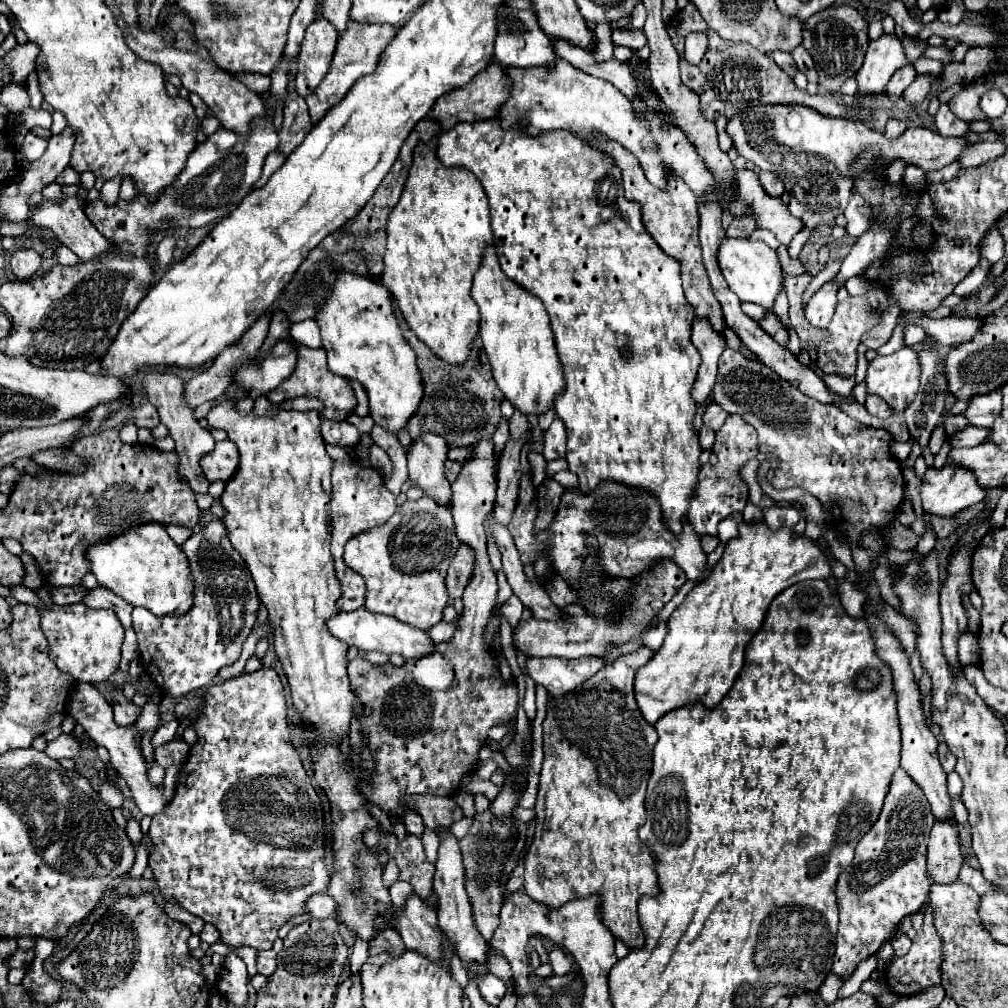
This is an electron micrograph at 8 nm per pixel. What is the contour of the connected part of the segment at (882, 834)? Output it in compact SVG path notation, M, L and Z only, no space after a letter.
M899 768L893 776L879 820L859 840L853 862L837 880L839 932L833 958L835 974L851 974L861 960L873 956L883 942L889 942L895 936L899 922L905 916L919 912L927 902L929 876L925 858L933 824L935 818L931 816L931 806L921 788Z

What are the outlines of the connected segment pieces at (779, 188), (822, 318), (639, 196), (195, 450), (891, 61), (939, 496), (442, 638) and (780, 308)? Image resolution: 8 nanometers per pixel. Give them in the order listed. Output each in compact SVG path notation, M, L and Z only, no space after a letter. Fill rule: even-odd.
M761 172L759 174L759 182L763 186L763 190L771 196L783 196L785 188L783 188L783 182L773 174L773 172Z
M829 280L811 296L811 300L805 306L805 318L809 320L809 324L817 328L827 328L835 312L835 306L837 306L839 288L841 288L839 282Z
M591 132L591 136L587 138L587 144L591 148L611 156L615 166L619 166L619 170L623 174L625 198L627 200L635 200L641 206L643 224L645 224L647 232L657 240L657 244L663 248L663 252L667 252L669 256L679 260L679 264L681 264L681 280L683 280L683 290L685 290L687 302L695 308L695 314L707 316L711 320L711 324L721 332L723 326L725 326L721 304L715 300L715 296L711 292L709 278L707 278L707 272L705 272L703 262L701 262L701 248L699 248L699 238L697 238L697 232L699 232L697 196L677 176L669 176L667 178L667 188L665 190L651 186L649 180L645 178L637 158L631 156L625 148L621 148L613 140L607 140L601 132Z
M149 372L143 378L143 386L149 394L149 402L159 410L161 422L169 428L171 438L175 438L175 452L181 458L181 466L179 466L181 474L187 478L193 492L207 492L209 482L203 476L201 468L195 466L195 464L199 464L199 458L203 454L211 452L211 446L215 446L215 440L213 440L213 436L207 428L199 426L199 422L193 416L193 408L187 408L187 400L183 400L183 382L181 382L181 378L177 378L175 374L167 374L167 372ZM189 464L193 464L193 466L189 466Z
M883 34L881 38L869 42L861 70L855 74L857 98L877 96L885 92L891 76L901 66L907 66L905 50L895 34Z
M945 462L943 468L929 466L923 478L921 498L923 498L923 510L937 514L937 516L955 516L959 510L965 510L977 502L981 502L987 496L987 488L979 488L979 482L971 472L965 468L951 468L951 464Z
M457 620L451 622L451 624L447 624L447 622L439 622L439 624L435 624L435 626L429 630L431 640L435 640L435 644L451 640L451 638L453 638L453 632L455 632L455 624L457 624Z
M779 292L777 300L775 300L775 306L773 306L773 312L777 314L777 318L781 320L781 324L783 324L785 328L791 328L789 314L787 314L787 294L785 294L785 292Z

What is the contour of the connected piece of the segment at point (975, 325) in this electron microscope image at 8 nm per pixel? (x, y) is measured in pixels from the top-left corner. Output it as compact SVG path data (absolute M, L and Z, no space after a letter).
M925 316L925 332L939 346L945 348L973 340L981 328L983 328L983 318L979 316L947 316L941 320Z

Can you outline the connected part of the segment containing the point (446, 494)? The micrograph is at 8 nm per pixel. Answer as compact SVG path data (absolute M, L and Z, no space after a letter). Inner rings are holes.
M423 432L419 440L413 440L407 450L409 480L413 486L421 486L427 496L439 504L447 504L451 498L451 486L443 476L443 462L447 458L447 442L443 436Z

